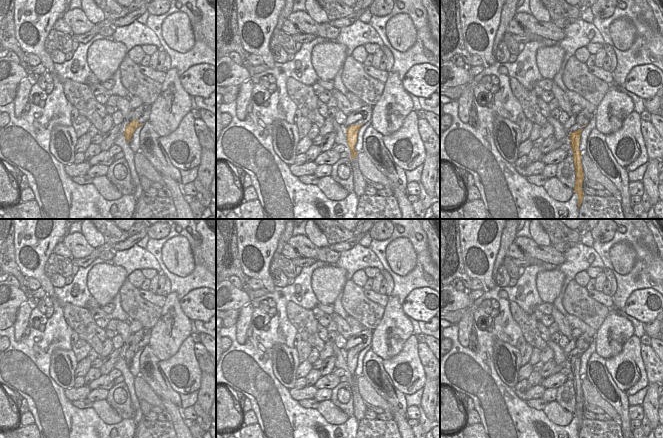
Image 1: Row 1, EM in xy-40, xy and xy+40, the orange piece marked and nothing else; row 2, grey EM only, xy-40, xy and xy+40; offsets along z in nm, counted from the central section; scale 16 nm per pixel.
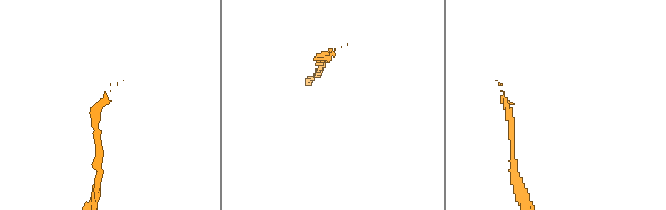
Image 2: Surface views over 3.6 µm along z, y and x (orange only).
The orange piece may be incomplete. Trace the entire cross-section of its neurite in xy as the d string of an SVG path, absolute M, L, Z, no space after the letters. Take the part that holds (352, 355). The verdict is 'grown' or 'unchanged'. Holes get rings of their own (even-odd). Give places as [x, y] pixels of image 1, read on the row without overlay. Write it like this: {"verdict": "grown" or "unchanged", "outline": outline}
{"verdict": "unchanged", "outline": "M351 349L348 353L346 353L347 367L351 374L351 385L353 382L356 382L358 377L355 375L355 369L357 367L358 355L362 350L363 349Z"}

